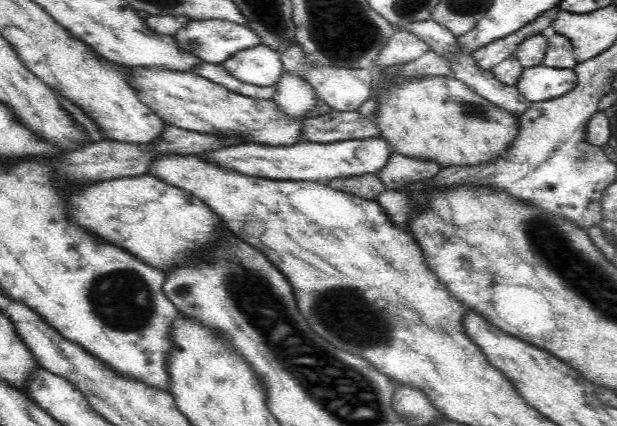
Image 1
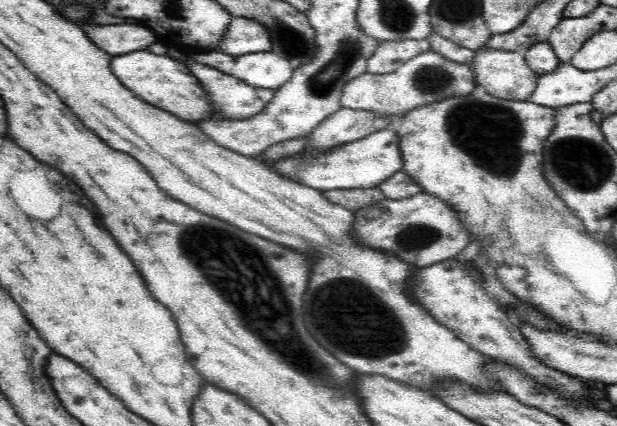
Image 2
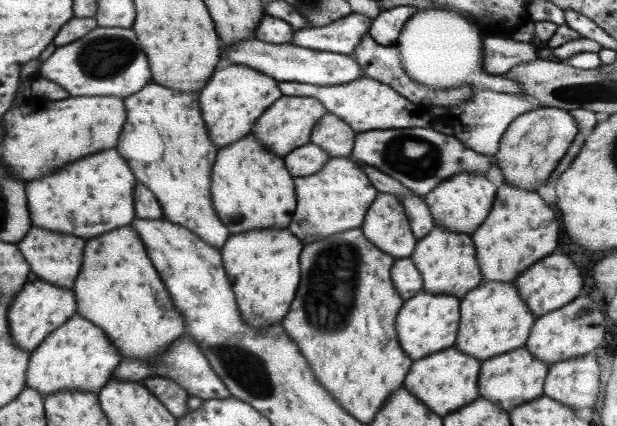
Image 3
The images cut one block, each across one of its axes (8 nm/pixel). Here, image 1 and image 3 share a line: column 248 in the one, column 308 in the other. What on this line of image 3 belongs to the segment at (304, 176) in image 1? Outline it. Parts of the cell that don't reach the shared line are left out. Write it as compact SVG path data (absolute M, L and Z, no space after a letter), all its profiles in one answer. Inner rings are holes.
M307 143L285 155L283 162L292 177L303 177L321 170L330 156L318 146Z

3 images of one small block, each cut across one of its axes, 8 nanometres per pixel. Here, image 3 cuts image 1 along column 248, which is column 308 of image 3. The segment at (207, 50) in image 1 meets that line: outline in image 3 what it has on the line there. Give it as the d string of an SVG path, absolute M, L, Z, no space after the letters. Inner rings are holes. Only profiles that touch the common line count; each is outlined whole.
M352 13L325 26L294 30L289 43L309 50L350 55L368 32L370 21L366 16Z

